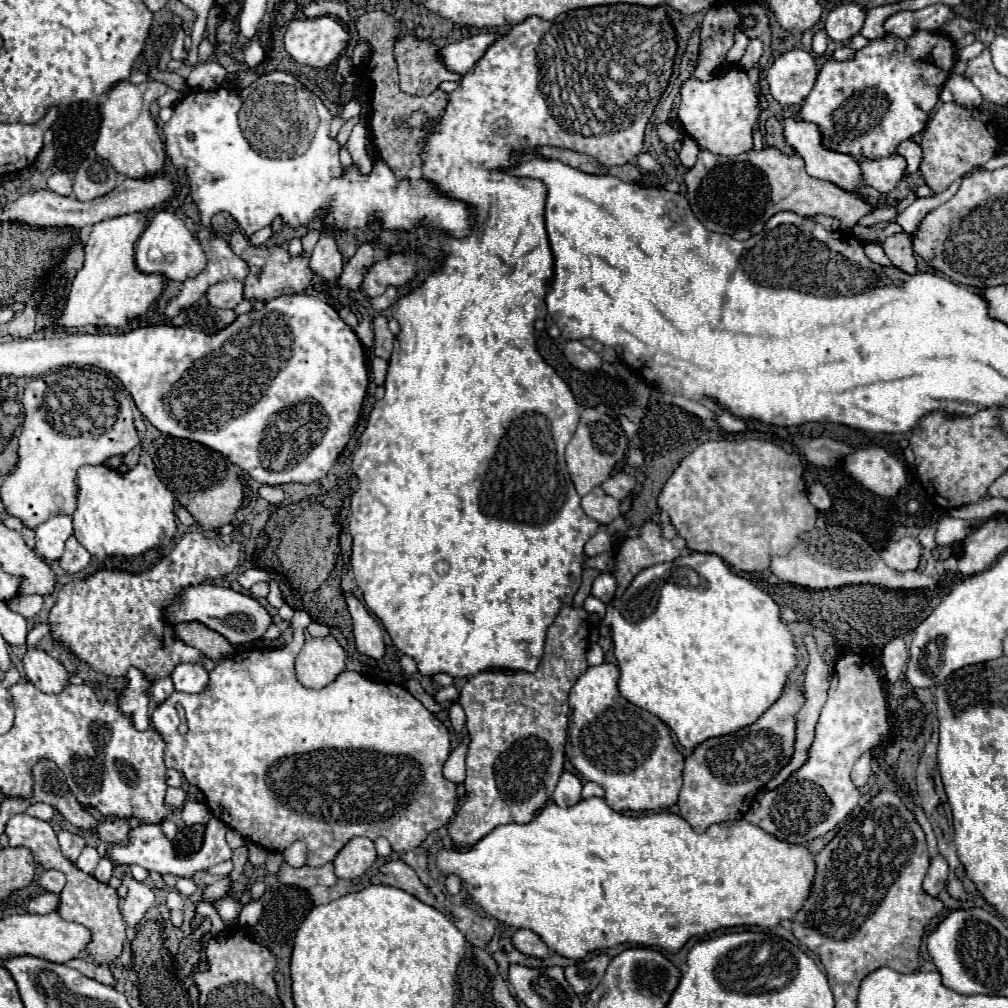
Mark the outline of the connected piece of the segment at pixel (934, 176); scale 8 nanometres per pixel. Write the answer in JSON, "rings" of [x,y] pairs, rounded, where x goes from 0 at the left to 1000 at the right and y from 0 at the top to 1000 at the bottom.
{"rings":[[[947,100],[936,102],[928,112],[928,116],[920,122],[914,136],[914,146],[916,146],[914,172],[918,182],[928,191],[936,191],[947,178],[955,176],[967,164],[977,164],[991,148],[991,144],[987,144],[987,128],[983,124],[981,114],[977,114],[971,108],[969,110],[957,108]]]}

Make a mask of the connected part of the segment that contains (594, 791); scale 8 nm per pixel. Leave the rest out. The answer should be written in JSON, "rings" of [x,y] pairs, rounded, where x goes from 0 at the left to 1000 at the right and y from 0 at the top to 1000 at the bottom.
{"rings":[[[582,775],[582,777],[578,777],[578,789],[576,791],[578,793],[584,793],[584,791],[600,791],[600,785],[598,785],[596,779]]]}

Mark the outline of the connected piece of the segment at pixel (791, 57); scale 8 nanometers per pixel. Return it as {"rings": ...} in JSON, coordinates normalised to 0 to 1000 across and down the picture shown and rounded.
{"rings":[[[785,49],[777,53],[773,59],[769,59],[761,72],[763,90],[775,104],[795,102],[807,88],[809,78],[809,59],[797,49]]]}

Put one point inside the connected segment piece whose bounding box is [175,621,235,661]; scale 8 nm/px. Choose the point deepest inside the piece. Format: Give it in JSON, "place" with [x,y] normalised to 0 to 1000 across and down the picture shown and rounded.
{"place":[210,639]}

